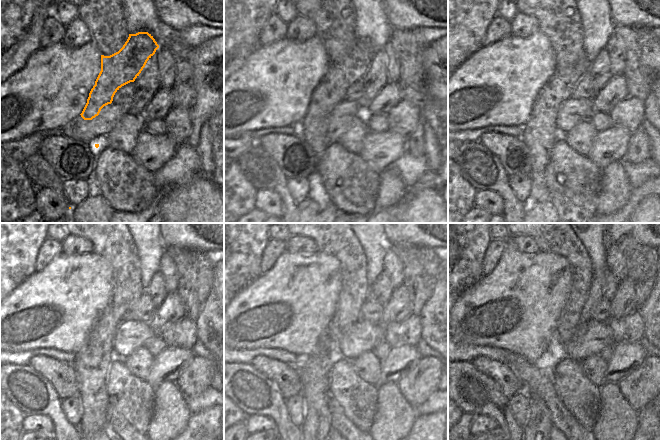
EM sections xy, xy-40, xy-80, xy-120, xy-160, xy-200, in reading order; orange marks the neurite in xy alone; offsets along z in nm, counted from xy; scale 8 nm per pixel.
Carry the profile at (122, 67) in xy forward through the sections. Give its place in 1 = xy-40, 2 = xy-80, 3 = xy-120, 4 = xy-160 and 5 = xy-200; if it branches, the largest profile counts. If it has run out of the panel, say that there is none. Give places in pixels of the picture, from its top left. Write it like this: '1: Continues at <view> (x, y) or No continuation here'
1: Continues at xy-40 (331, 90)
2: Continues at xy-80 (540, 133)
3: Continues at xy-120 (91, 364)
4: Continues at xy-160 (314, 370)
5: Continues at xy-200 (539, 424)

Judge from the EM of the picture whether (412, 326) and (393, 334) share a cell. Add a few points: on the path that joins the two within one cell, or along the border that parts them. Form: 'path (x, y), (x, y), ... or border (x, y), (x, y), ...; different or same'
path (407, 329), (403, 333), (398, 333); same

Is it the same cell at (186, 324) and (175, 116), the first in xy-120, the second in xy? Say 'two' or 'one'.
one

